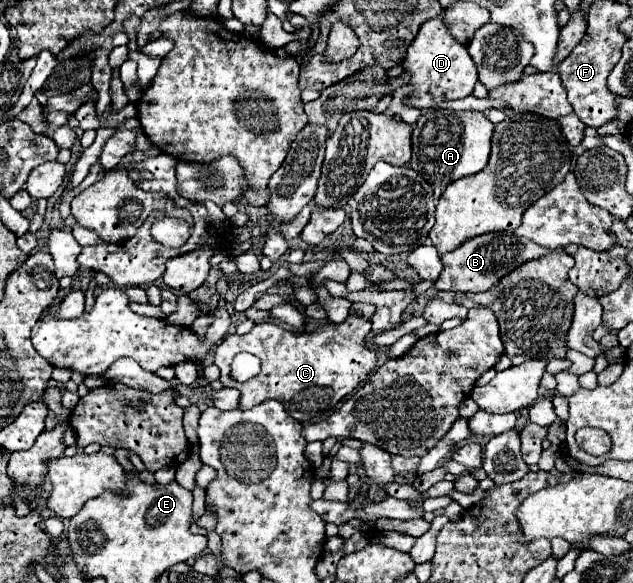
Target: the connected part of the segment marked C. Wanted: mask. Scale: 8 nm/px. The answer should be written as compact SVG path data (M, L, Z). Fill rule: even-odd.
M350 314L342 324L320 324L310 332L292 332L278 322L260 322L246 336L226 336L214 348L214 364L220 368L220 382L240 390L240 410L254 408L268 398L276 398L286 406L286 412L306 424L336 408L366 376L376 368L374 350L366 348L370 322L362 316ZM238 352L256 354L262 360L262 370L256 378L240 384L230 378L230 360Z

